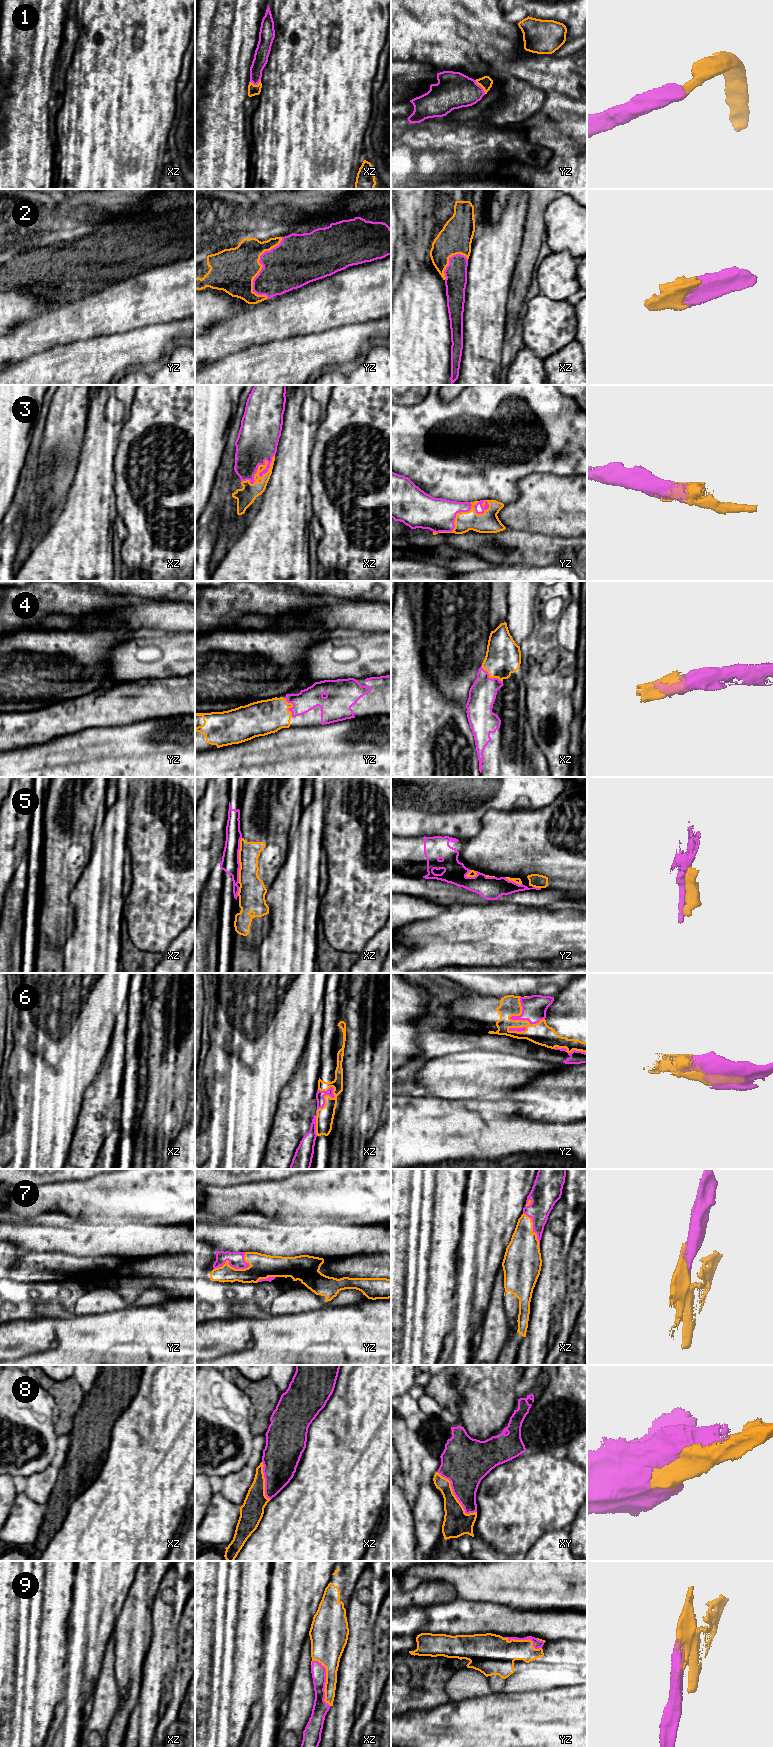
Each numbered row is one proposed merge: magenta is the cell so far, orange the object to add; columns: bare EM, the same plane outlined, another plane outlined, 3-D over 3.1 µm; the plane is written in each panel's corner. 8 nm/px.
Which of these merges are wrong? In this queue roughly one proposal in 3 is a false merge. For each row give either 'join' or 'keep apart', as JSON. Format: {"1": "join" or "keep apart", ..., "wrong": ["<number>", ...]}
{"1": "join", "2": "join", "3": "join", "4": "join", "5": "keep apart", "6": "join", "7": "join", "8": "join", "9": "join", "wrong": ["5"]}

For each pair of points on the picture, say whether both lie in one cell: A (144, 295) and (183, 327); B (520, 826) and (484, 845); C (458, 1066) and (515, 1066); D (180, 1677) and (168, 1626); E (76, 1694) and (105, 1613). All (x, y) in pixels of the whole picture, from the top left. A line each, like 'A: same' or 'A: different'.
A: different
B: same
C: same
D: different
E: same

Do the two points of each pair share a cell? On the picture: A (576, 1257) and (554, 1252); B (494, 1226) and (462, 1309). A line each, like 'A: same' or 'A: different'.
A: different
B: same

